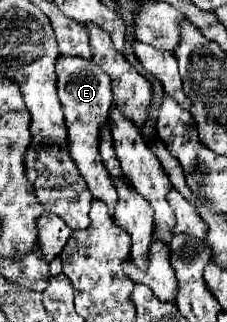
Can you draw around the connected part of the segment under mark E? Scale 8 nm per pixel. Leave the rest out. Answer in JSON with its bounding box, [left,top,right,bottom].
[57,55,115,213]

